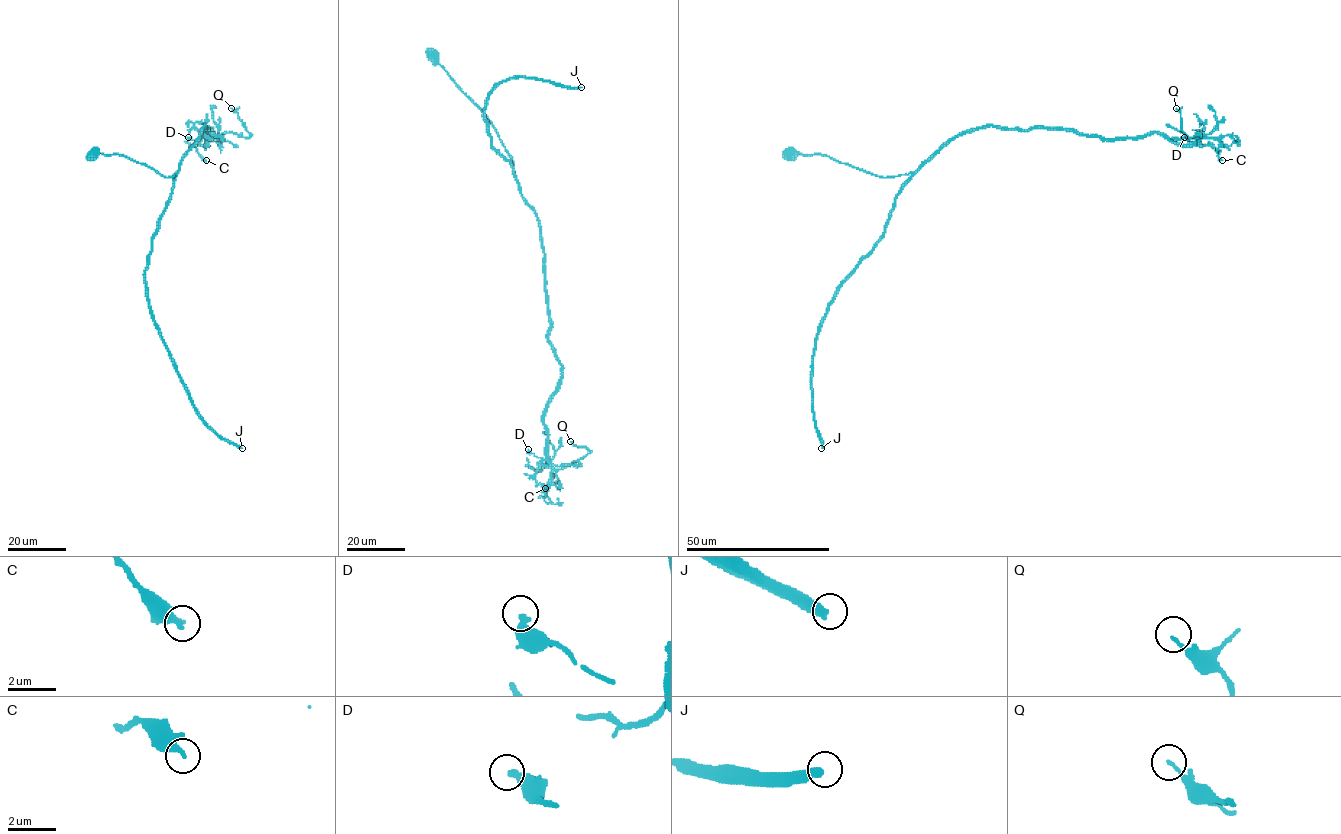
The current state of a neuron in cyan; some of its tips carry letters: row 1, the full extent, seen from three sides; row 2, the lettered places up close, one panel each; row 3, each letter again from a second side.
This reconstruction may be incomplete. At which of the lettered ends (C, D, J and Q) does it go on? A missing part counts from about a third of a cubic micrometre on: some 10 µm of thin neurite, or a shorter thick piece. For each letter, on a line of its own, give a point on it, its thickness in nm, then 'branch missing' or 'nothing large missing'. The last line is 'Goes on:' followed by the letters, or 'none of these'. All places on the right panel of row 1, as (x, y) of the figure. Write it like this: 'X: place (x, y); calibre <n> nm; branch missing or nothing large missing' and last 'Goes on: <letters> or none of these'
C: place (1222, 160); calibre 440 nm; nothing large missing
D: place (1184, 137); calibre 400 nm; nothing large missing
J: place (821, 448); calibre 400 nm; branch missing
Q: place (1176, 108); calibre 120 nm; nothing large missing
Goes on: J

